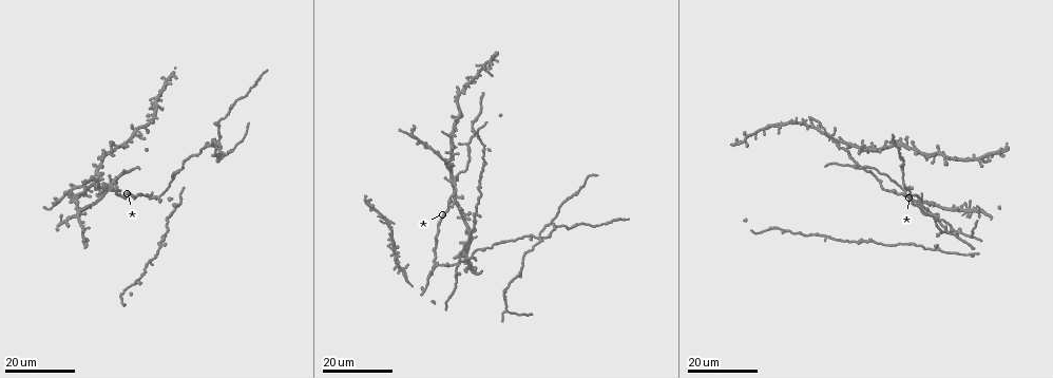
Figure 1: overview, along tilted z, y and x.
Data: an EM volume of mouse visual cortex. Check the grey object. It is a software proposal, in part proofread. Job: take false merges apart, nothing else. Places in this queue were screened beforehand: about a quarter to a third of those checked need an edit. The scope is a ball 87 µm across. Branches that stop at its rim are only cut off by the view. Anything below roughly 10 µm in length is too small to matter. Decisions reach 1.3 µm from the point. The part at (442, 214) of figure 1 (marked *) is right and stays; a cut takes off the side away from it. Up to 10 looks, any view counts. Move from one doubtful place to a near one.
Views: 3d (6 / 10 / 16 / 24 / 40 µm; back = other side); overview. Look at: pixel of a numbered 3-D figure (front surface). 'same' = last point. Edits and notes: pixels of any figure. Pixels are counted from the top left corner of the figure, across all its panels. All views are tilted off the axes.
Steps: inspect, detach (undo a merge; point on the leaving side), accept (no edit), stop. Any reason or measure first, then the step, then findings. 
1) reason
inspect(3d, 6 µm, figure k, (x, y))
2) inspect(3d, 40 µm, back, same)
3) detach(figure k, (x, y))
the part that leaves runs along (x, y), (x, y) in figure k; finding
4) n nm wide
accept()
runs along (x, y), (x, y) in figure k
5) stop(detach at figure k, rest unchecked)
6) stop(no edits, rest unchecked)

inspect(3d, 16 µm, figure 1, (465, 144))

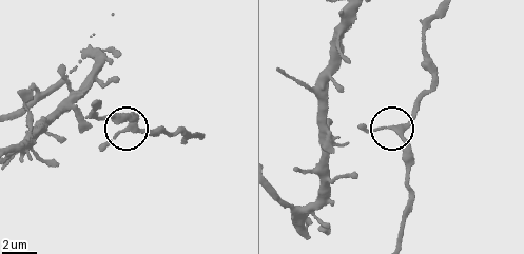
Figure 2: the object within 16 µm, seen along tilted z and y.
zoom in
inspect(3d, 10 µm, figure 2, (398, 126))

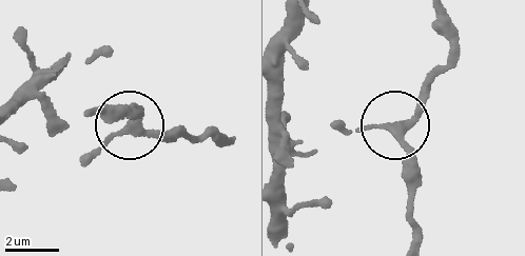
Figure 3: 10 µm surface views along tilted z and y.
accept()
runs along (411, 240), (396, 126), (432, 84) in figure 3; all the same neuron

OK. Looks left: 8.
four arms meet
inspect(3d, 16 µm, figure 1, (175, 207))

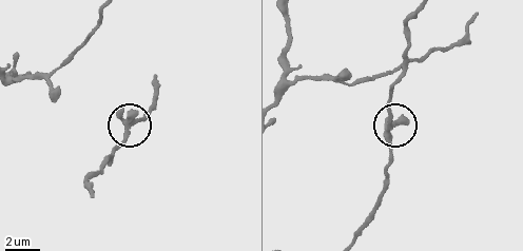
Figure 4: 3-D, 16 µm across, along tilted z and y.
inspect(3d, 6 µm, figure 4, (389, 131))

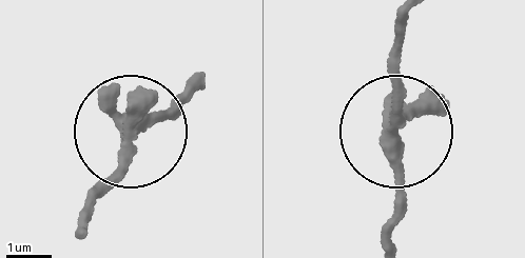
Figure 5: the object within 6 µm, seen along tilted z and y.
4 arms
accept()
one neuron here

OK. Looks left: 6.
a fork
inspect(3d, 16 µm, figure 1, (157, 197))

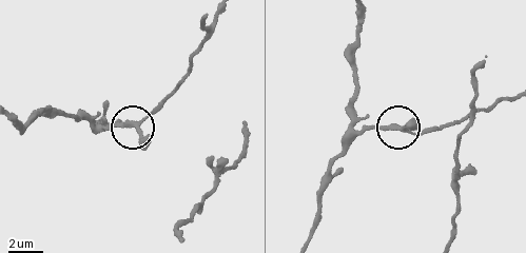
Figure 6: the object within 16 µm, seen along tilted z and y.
inspect(3d, 6 µm, figure 6, (140, 130))

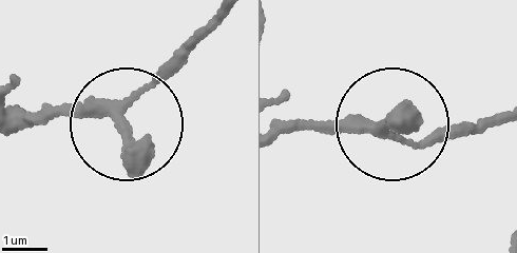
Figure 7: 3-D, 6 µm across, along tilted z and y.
3 arms
accept()
runs along (287, 131), (381, 122), (423, 137), (502, 121) in figure 7; continuous, no second neuron

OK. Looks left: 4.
thick turns thin
inspect(3d, 24 µm, figure 1, (161, 246))

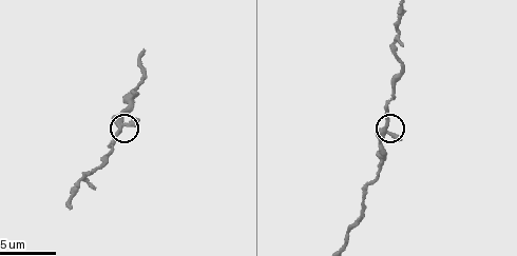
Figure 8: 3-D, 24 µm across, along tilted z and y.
inspect(3d, 10 µm, figure 8, (383, 128))

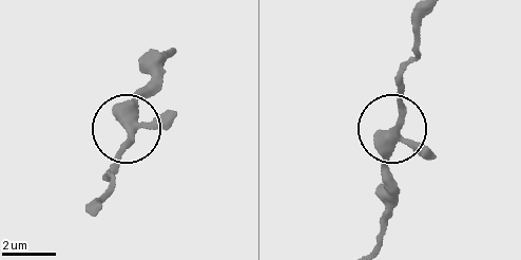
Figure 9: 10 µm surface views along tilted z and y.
3 arms
accept()
runs along (379, 240), (388, 209), (388, 133), (398, 116), (400, 80) in figure 9; all the same neuron

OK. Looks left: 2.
sudden change in width
inspect(3d, 16 µm, figure 1, (418, 137))

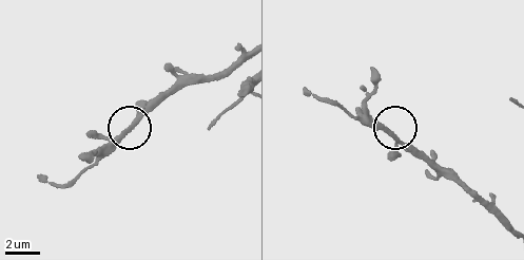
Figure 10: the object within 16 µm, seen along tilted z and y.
inspect(3d, 6 µm, figure 10, (127, 131))

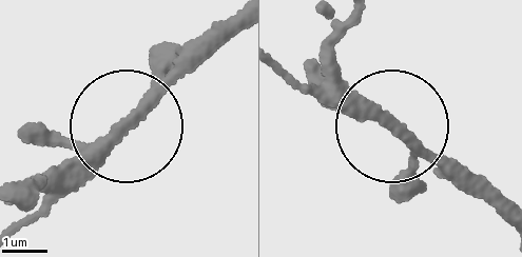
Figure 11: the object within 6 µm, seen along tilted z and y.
accept()
runs along (498, 197), (407, 133), (285, 72) in figure 11; one neuron here

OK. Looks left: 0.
stop(no edits, rest unchecked)

